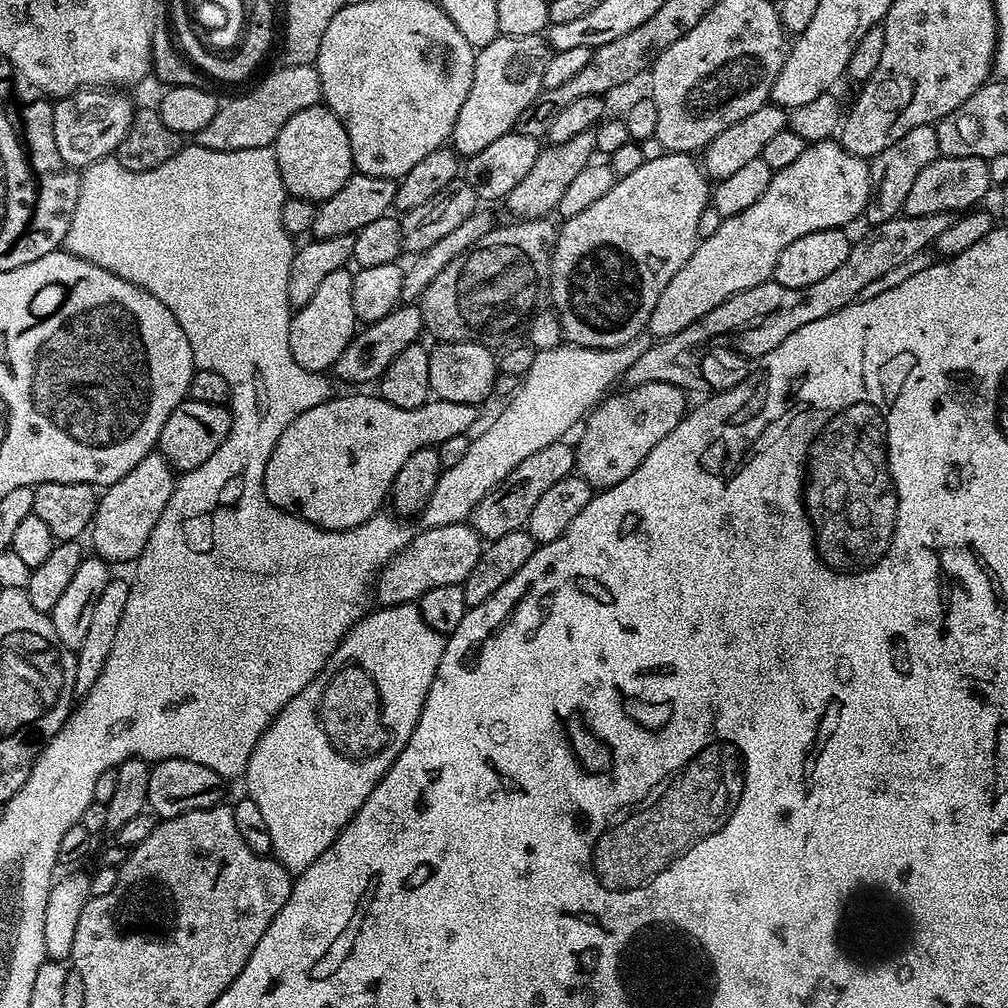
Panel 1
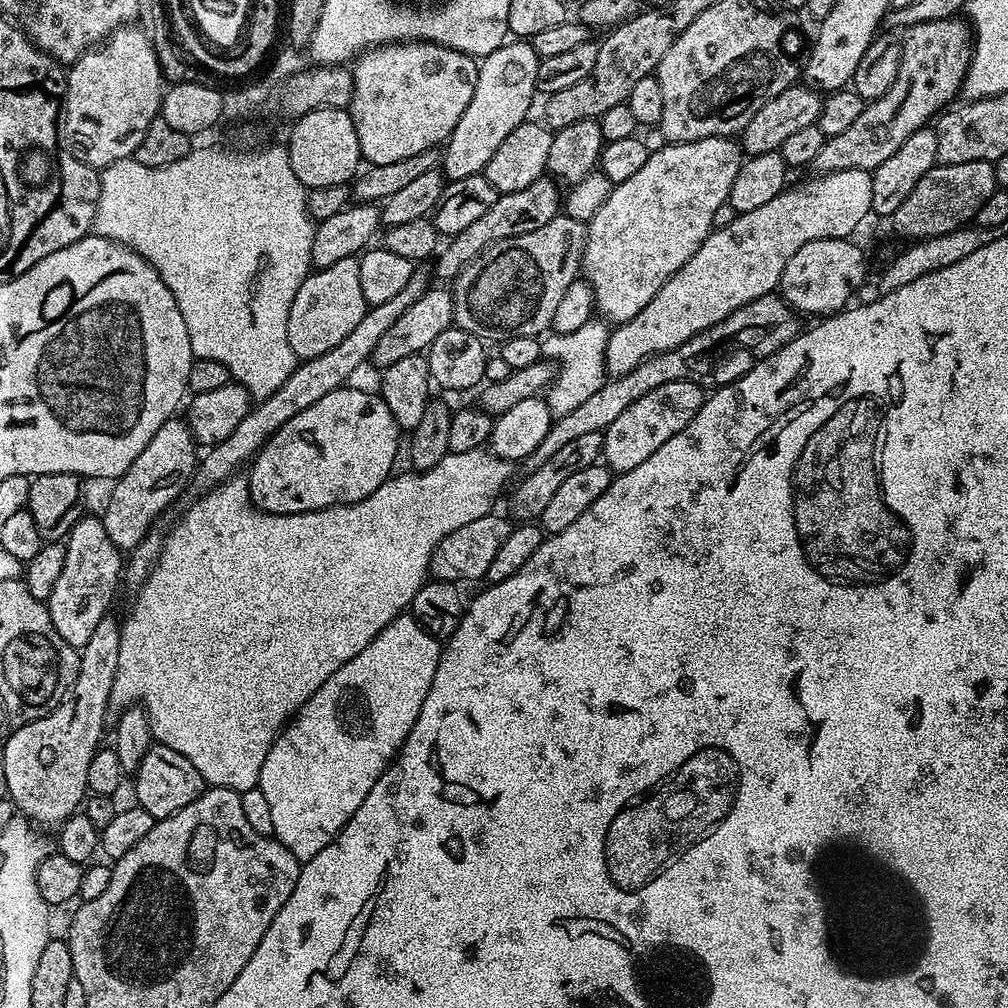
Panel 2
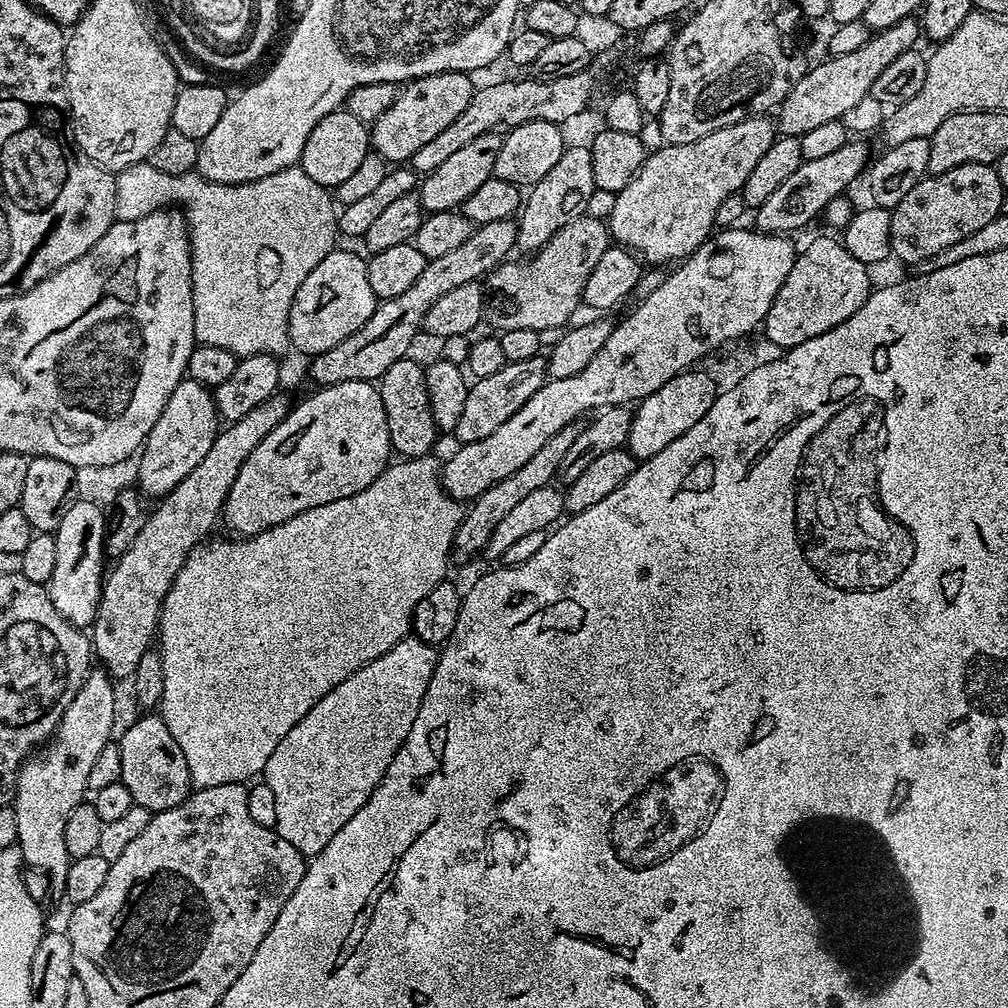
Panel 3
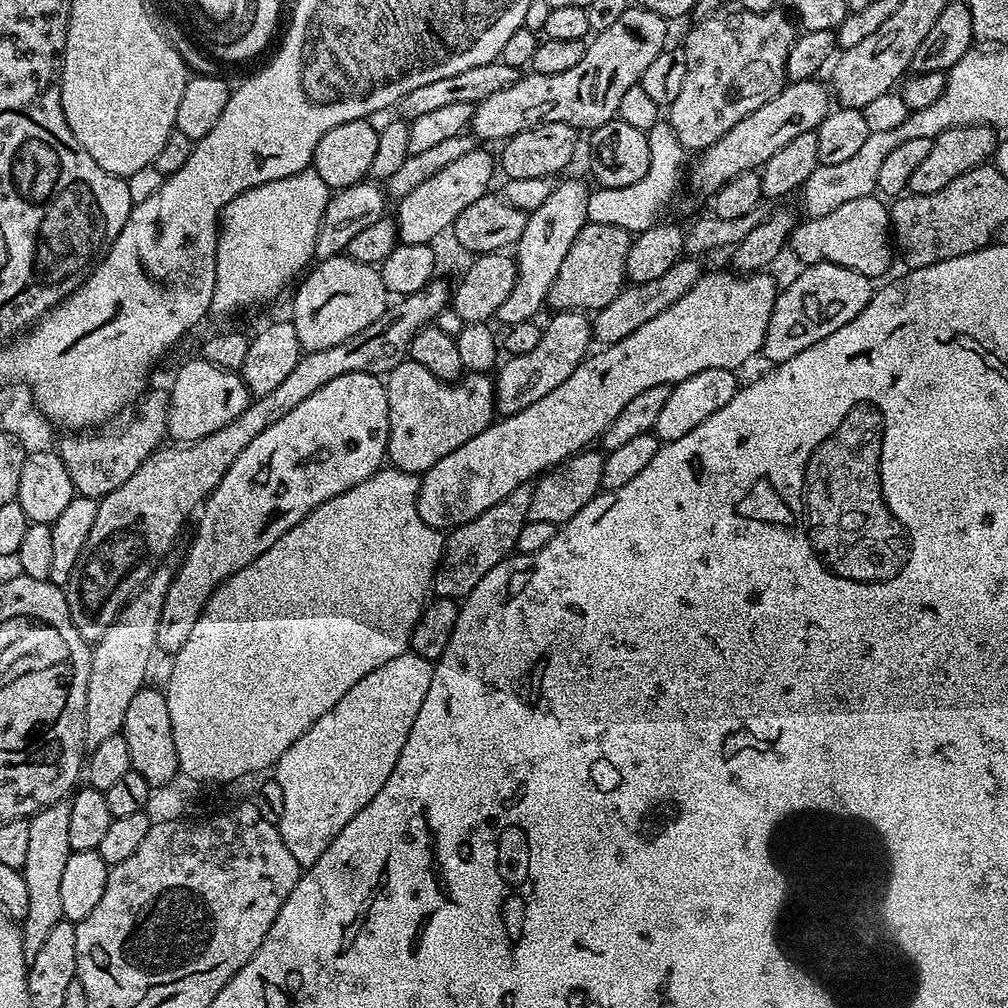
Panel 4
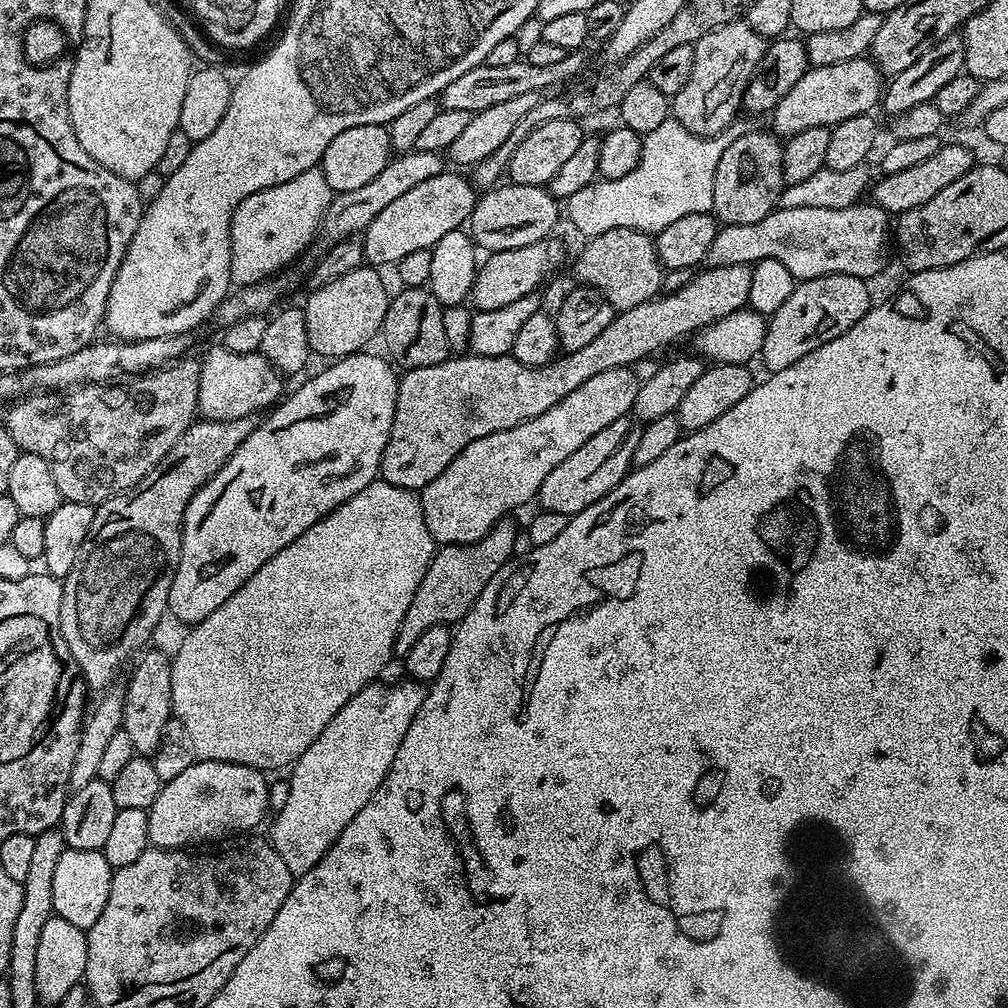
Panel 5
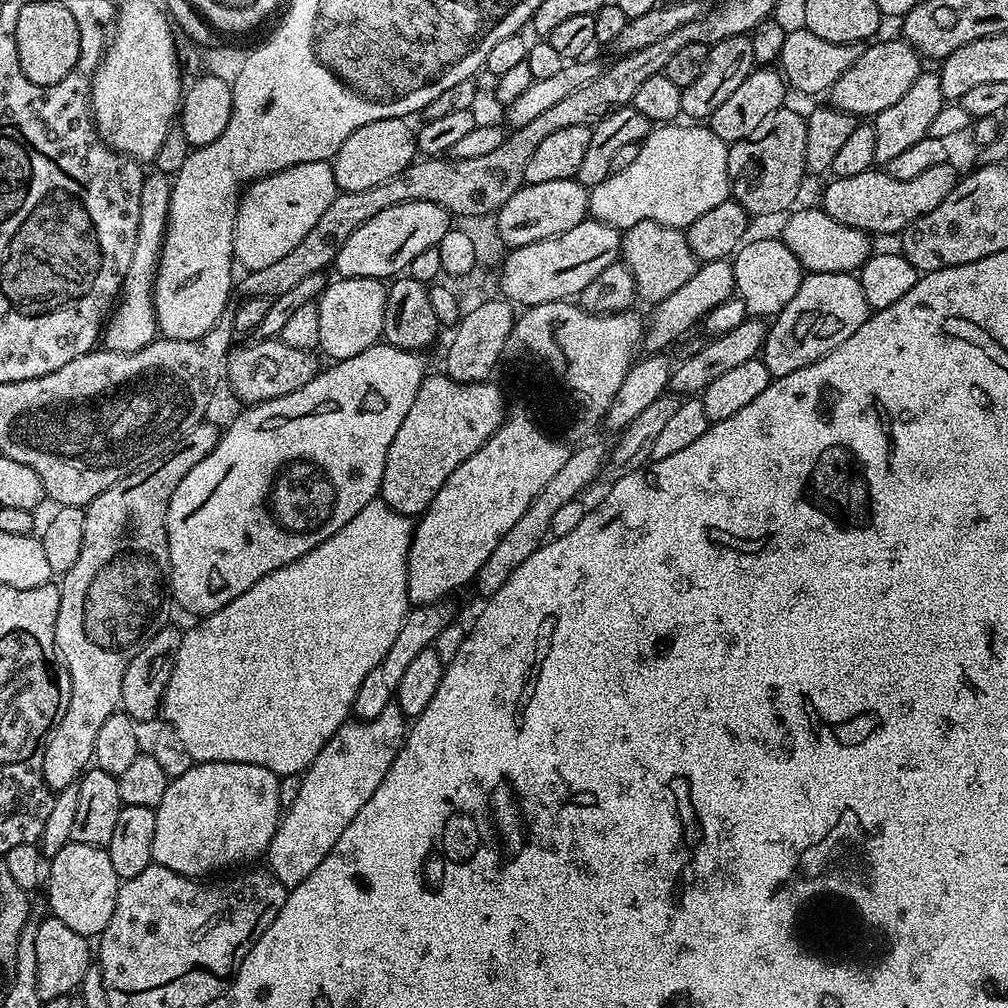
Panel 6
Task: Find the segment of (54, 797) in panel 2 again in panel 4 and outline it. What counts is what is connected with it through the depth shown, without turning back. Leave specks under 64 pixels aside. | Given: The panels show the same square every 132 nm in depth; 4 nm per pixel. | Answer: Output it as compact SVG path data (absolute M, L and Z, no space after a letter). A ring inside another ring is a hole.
M61 802L43 808L28 820L30 843L26 862L23 866L26 878L26 891L30 906L22 917L22 935L24 937L24 959L31 962L34 954L42 950L46 938L54 926L64 919L62 910L62 874L66 871L66 858L72 852L70 846L70 803Z

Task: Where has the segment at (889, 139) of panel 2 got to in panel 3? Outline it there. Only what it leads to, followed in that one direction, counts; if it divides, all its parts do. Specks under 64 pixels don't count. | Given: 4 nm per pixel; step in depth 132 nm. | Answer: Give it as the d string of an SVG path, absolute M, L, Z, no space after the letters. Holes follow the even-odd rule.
M856 138L827 156L805 160L794 174L790 174L790 178L786 178L786 182L782 182L782 186L778 186L778 190L774 190L774 194L770 194L770 198L766 198L766 202L762 202L760 208L755 209L755 227L773 234L793 234L806 227L819 212L821 215L827 209L834 197L845 195L849 191L847 188L859 176L861 179L865 175L870 155L863 142L863 139Z

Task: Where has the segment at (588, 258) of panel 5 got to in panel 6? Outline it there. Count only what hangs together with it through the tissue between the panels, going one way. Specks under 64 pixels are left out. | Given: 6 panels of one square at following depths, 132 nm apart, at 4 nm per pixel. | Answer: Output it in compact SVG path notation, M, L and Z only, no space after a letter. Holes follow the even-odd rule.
M643 220L634 226L623 229L622 232L622 263L630 270L630 274L636 283L636 294L641 301L649 300L652 306L661 304L674 290L686 286L698 267L698 261L688 245L687 235L681 229L671 228L658 222Z

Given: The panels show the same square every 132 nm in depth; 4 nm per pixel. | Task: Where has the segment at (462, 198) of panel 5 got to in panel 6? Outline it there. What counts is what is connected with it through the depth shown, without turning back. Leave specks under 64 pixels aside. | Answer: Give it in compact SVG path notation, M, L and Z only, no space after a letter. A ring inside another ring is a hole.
M402 202L374 214L370 222L362 222L338 250L334 261L341 277L354 278L396 278L414 262L422 250L430 250L442 242L443 235L450 228L450 213L434 202Z

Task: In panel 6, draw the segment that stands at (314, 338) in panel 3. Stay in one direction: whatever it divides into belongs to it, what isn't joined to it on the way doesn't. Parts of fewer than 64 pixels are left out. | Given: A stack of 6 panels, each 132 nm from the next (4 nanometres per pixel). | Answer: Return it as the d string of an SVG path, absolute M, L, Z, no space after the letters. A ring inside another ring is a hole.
M345 276L329 283L318 297L319 351L325 352L329 361L354 358L362 350L377 343L384 335L384 315L388 289L384 280Z

